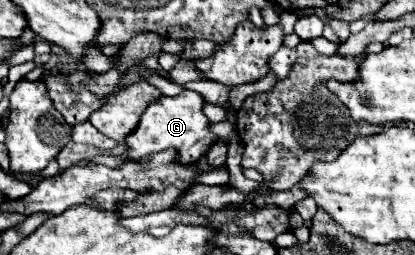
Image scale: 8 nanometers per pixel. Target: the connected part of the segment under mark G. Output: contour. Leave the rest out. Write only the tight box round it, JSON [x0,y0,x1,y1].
[124,90,218,162]

